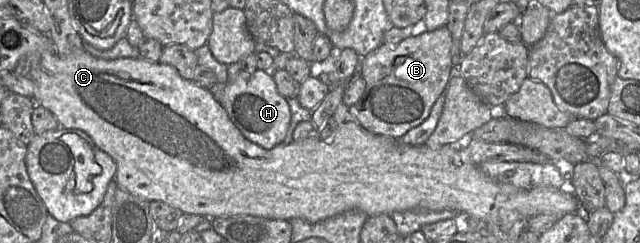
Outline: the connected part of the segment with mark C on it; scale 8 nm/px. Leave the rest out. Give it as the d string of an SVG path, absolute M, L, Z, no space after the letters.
M53 44L53 49L45 50L42 53L39 65L30 69L29 78L34 84L34 95L32 99L36 105L40 105L49 110L56 117L59 126L67 129L79 129L85 132L99 149L113 158L117 165L115 181L119 187L137 198L147 202L161 201L179 209L182 213L196 214L205 218L230 217L236 215L253 215L289 221L292 218L302 218L308 222L316 223L349 210L359 210L369 217L380 214L387 214L391 217L391 214L394 212L403 212L412 209L428 209L432 211L448 210L457 214L465 214L467 217L479 221L484 225L492 211L497 211L499 209L516 211L527 219L535 217L538 214L553 215L557 219L560 219L566 214L580 211L579 201L570 190L560 190L554 187L538 187L525 190L511 184L502 184L493 181L481 171L479 165L467 162L462 158L460 147L462 147L464 141L461 141L458 145L444 145L440 148L431 148L427 145L409 146L400 142L399 139L370 133L356 122L348 111L348 106L344 103L338 106L333 115L333 118L338 124L337 128L326 139L322 139L320 136L308 137L303 140L293 141L289 145L282 143L272 149L265 149L244 137L209 89L198 85L194 81L184 79L178 73L177 69L171 65L166 65L161 62L151 62L144 58L104 60L92 56L87 51L84 51L82 54L59 56Z

